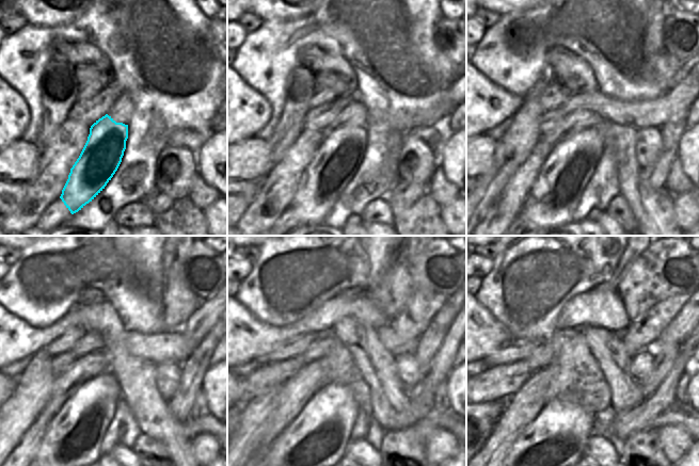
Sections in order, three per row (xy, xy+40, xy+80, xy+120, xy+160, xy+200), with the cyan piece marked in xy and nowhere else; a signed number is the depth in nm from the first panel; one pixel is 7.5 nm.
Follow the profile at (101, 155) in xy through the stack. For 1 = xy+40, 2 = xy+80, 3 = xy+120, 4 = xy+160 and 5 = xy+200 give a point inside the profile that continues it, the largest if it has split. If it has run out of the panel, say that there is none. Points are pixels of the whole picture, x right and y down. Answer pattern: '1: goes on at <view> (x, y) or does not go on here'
1: goes on at xy+40 (338, 157)
2: goes on at xy+80 (554, 196)
3: goes on at xy+120 (74, 437)
4: goes on at xy+160 (317, 438)
5: goes on at xy+200 (556, 438)

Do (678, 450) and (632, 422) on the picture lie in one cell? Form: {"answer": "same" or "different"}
{"answer": "different"}

